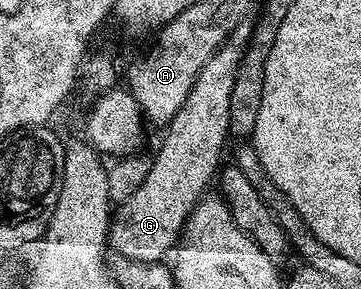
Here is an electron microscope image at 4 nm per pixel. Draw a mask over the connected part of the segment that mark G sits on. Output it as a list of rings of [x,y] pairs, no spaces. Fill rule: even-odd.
[[[248,20],[237,24],[235,31],[231,31],[215,55],[203,63],[187,99],[183,99],[183,107],[179,107],[179,111],[164,126],[165,138],[157,149],[157,158],[152,158],[147,179],[143,179],[139,191],[135,191],[131,199],[116,206],[109,222],[108,248],[112,252],[114,249],[117,257],[143,263],[161,263],[170,256],[190,210],[218,172],[217,160],[221,157],[225,140],[230,140],[231,87],[252,34],[253,25]]]

